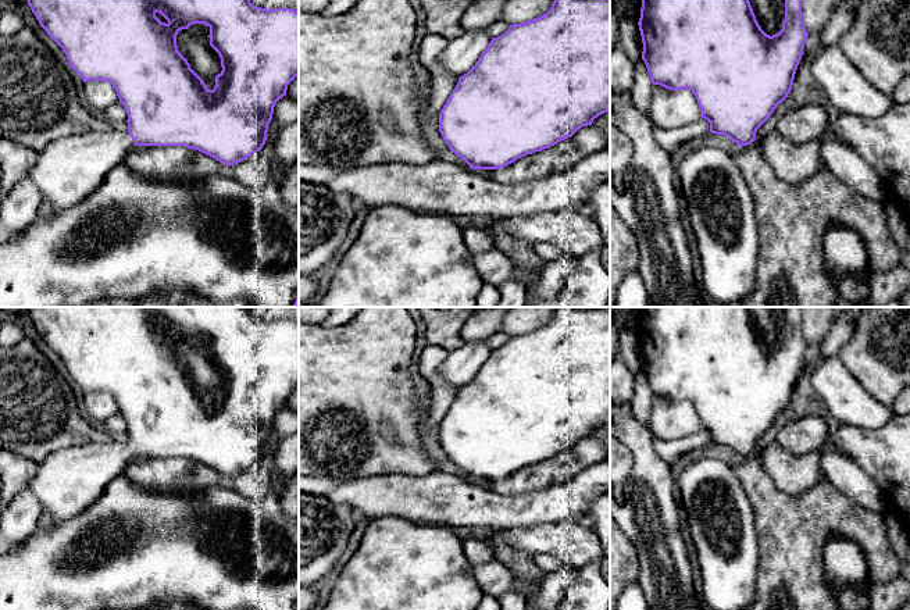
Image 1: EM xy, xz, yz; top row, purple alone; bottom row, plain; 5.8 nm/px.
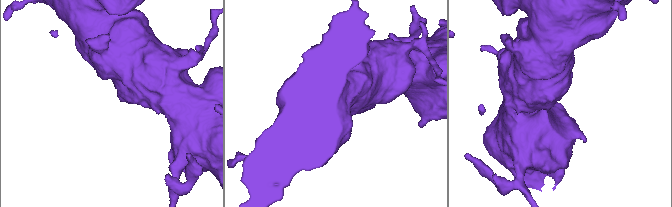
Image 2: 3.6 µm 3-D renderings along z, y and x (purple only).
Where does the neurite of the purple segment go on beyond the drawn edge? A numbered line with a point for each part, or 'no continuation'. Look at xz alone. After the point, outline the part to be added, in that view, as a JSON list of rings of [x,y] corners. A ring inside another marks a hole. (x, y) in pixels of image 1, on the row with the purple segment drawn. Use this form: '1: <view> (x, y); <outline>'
no continuation

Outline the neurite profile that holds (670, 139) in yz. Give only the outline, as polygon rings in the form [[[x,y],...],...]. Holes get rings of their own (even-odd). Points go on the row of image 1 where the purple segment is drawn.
[[[704,118],[675,128],[675,129],[663,129],[653,125],[653,132],[657,143],[667,151],[675,151],[681,145],[689,140],[700,142],[704,135],[710,132],[710,122]]]

